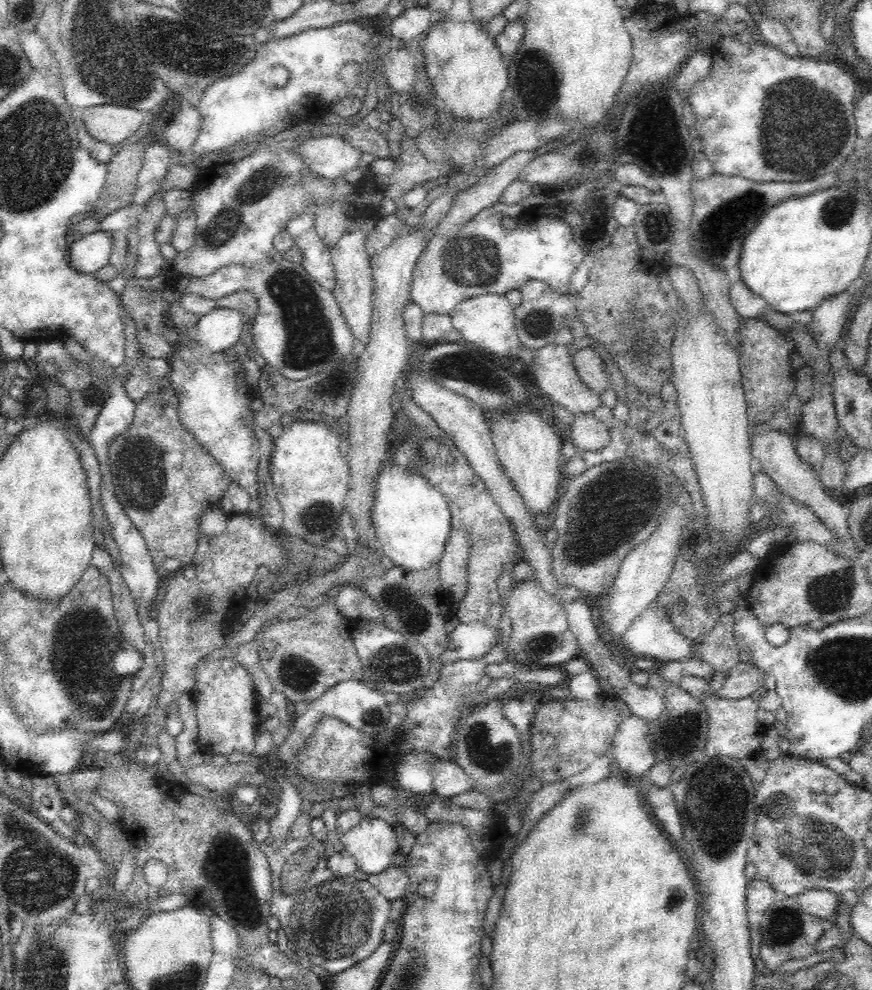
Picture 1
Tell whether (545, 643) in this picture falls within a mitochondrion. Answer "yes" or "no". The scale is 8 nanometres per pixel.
yes

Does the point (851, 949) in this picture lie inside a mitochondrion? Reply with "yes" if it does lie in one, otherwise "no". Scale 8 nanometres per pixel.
no

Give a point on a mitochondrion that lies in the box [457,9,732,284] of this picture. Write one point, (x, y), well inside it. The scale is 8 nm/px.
(537, 80)

